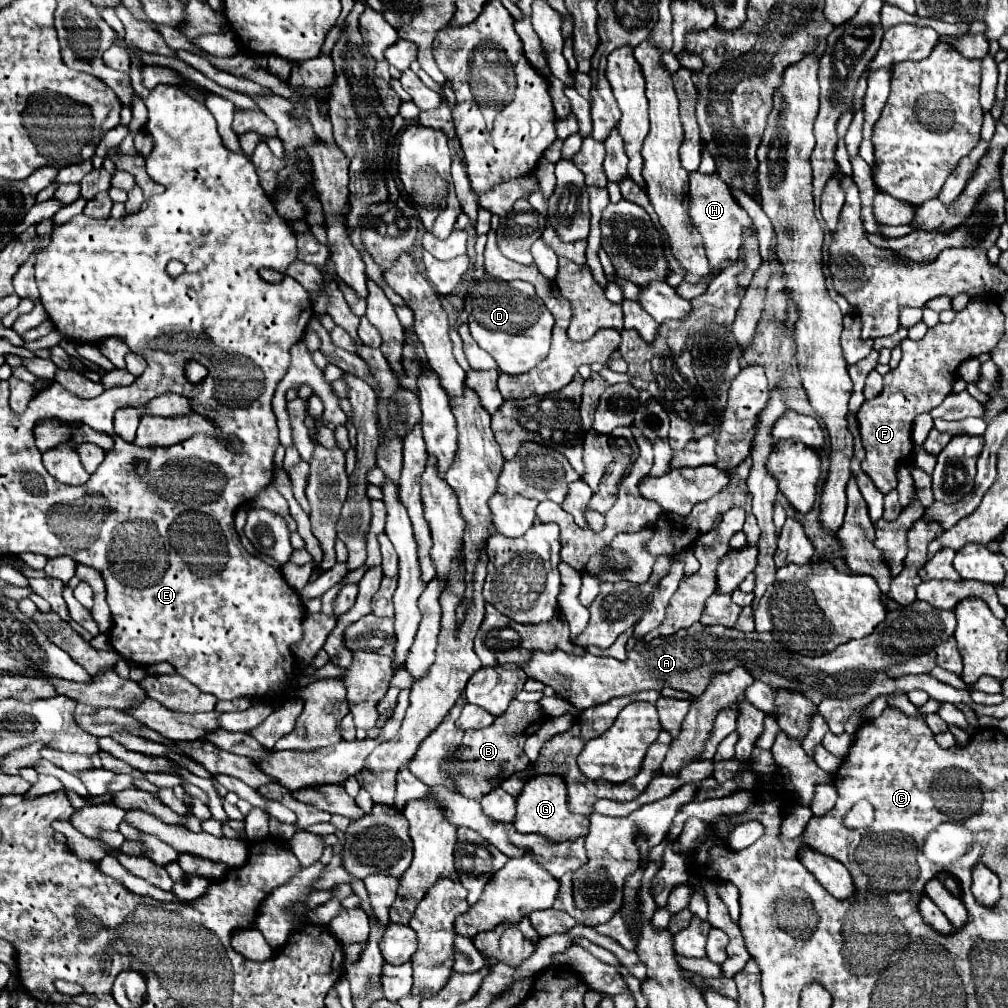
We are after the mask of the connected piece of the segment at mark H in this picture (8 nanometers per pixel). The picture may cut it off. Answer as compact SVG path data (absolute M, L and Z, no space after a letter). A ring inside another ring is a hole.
M699 171L691 173L689 175L689 193L687 193L687 197L689 197L689 217L691 217L691 223L697 227L699 235L703 239L703 247L705 247L707 259L709 259L709 269L711 271L723 271L731 263L739 261L739 251L745 249L745 269L737 277L737 287L749 289L751 279L757 273L757 269L761 267L763 259L759 255L757 237L749 235L747 239L743 239L743 231L753 225L749 215L745 213L745 209L741 209L737 205L731 191L717 177L717 173L713 173L713 175L703 175Z

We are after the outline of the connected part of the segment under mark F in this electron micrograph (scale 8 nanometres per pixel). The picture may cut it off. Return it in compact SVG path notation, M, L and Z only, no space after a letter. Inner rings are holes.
M971 297L969 305L955 315L951 325L937 323L921 341L901 341L903 359L899 367L883 377L883 391L875 399L865 401L857 413L859 433L865 447L861 469L883 493L897 487L897 469L901 463L911 459L911 427L915 417L941 405L941 401L951 393L957 377L957 365L965 359L989 353L1001 337L1003 313L999 305L987 297Z

